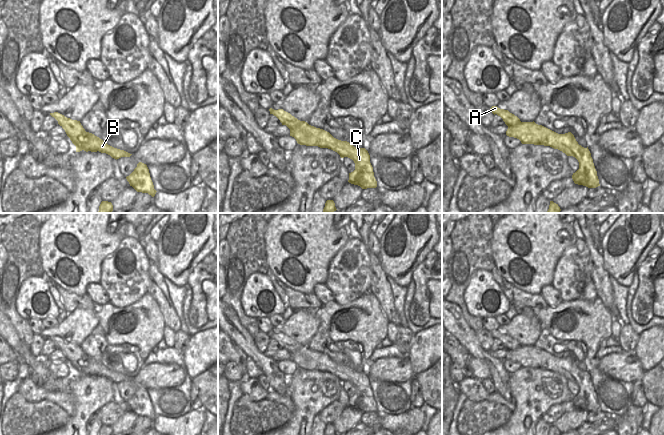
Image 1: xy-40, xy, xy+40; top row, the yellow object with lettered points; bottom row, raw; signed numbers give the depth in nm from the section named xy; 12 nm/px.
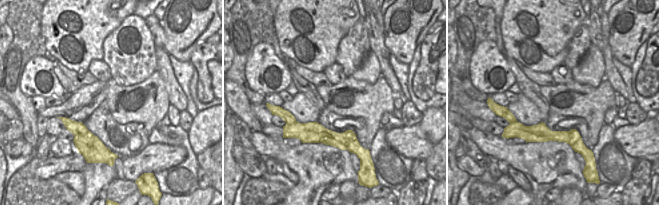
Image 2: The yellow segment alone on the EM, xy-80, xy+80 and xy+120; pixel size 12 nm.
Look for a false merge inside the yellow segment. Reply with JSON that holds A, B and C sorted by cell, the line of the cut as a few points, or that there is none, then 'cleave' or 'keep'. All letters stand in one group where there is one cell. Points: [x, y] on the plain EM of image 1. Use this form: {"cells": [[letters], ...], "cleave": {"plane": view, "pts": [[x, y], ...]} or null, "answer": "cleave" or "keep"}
{"cells": [["A"], ["B", "C"]], "cleave": {"plane": "xy-40", "pts": [[84, 356], [79, 364], [82, 370], [88, 374]]}, "answer": "cleave"}

